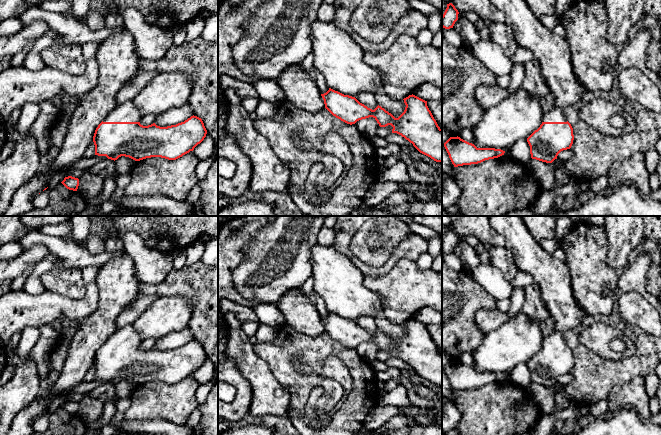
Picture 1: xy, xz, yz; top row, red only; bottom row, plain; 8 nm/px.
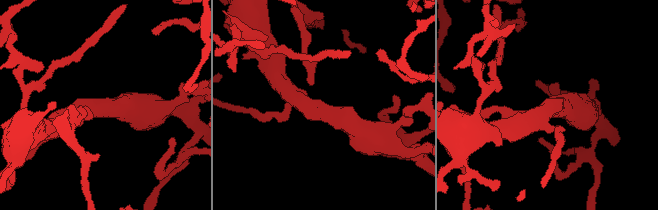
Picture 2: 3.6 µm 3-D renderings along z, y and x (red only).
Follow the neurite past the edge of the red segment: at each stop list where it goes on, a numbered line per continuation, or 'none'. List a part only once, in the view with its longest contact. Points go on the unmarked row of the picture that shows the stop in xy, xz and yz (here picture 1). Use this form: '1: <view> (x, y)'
1: xy (126, 336)

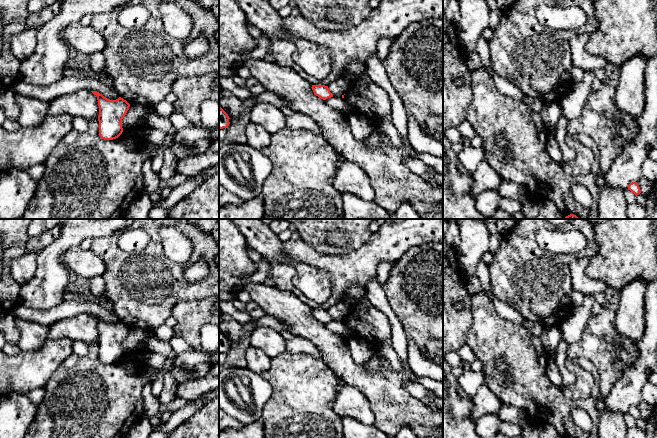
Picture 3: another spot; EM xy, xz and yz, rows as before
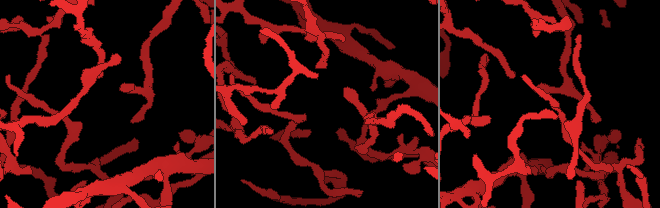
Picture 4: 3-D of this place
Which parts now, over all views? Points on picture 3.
none

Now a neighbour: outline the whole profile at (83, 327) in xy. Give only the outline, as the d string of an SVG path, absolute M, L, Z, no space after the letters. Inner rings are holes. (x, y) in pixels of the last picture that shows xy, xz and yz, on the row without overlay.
M86 313L54 322L48 327L48 339L70 339L86 344L98 343L99 330L97 320Z

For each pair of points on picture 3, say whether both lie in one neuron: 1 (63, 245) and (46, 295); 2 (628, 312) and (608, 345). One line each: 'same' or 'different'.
1: same
2: different

